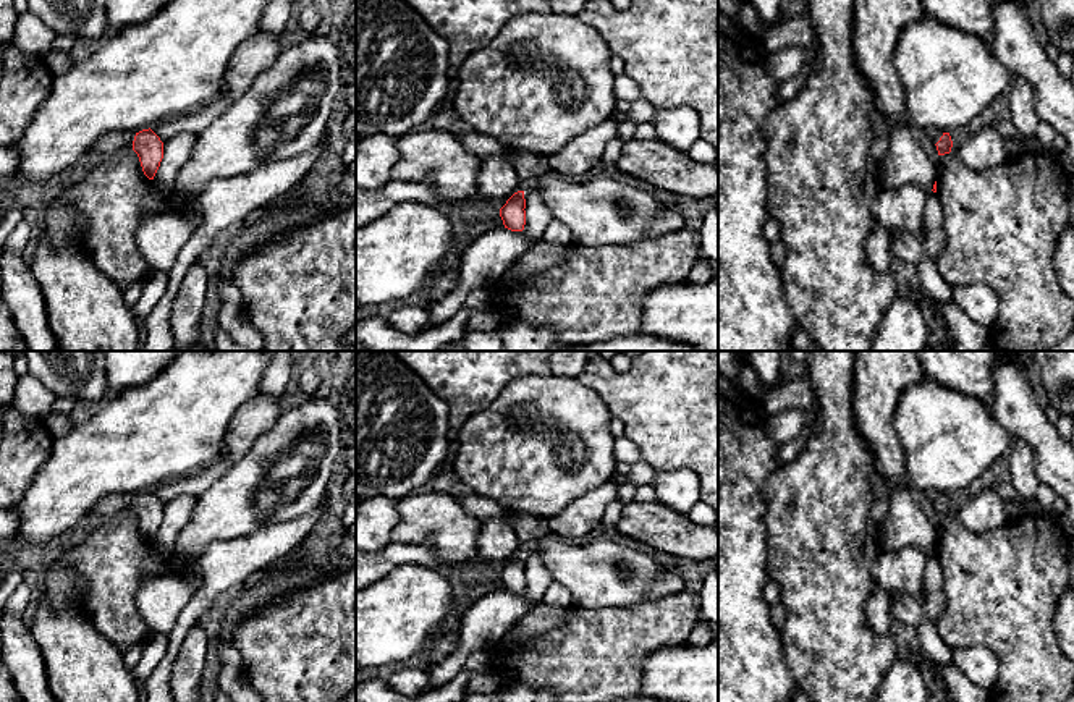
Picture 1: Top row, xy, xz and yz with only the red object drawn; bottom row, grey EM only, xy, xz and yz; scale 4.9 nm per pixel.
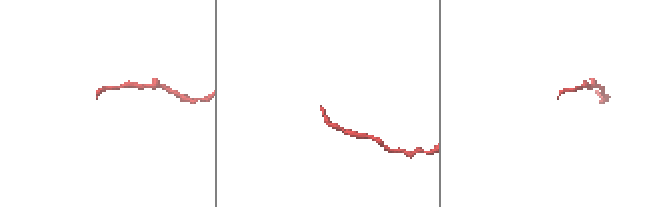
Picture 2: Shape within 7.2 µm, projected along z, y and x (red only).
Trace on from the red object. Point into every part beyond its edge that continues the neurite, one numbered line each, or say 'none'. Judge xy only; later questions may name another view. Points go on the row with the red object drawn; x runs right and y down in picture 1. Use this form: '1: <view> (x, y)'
1: xy (117, 141)

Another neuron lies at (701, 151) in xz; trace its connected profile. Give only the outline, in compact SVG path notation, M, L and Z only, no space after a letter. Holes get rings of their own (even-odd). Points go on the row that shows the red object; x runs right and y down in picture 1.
M697 139L687 152L691 159L700 163L713 163L718 157L718 149L705 139Z

